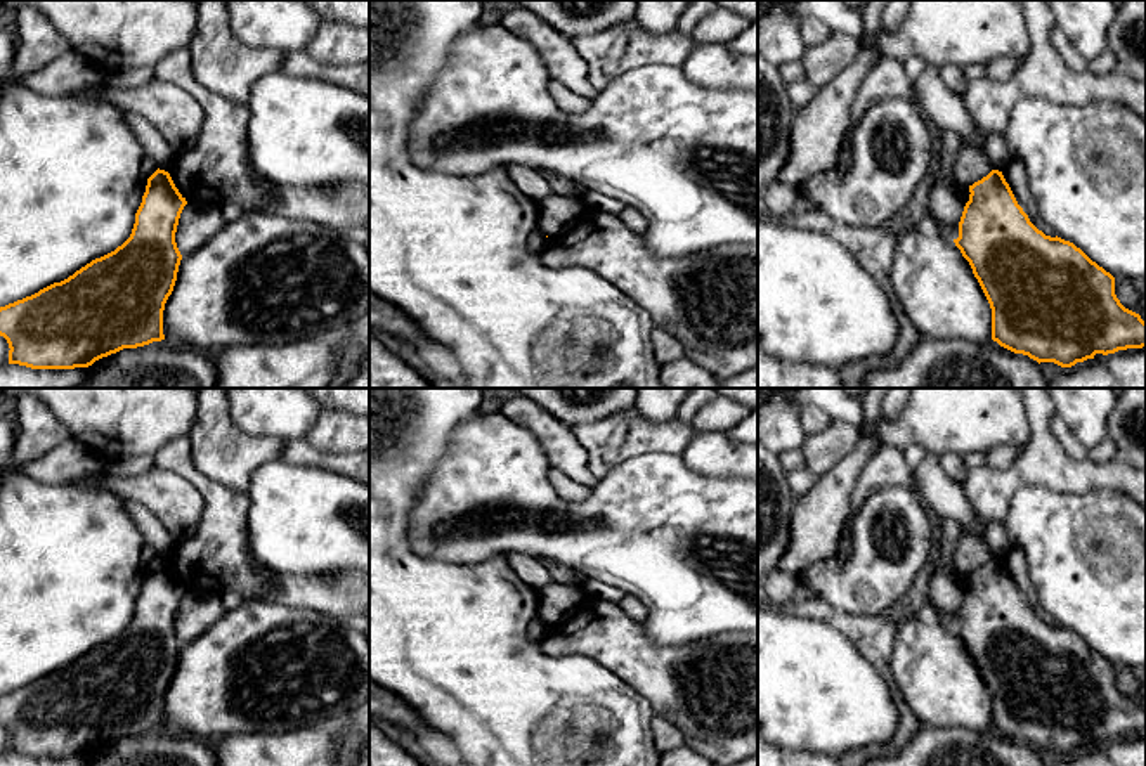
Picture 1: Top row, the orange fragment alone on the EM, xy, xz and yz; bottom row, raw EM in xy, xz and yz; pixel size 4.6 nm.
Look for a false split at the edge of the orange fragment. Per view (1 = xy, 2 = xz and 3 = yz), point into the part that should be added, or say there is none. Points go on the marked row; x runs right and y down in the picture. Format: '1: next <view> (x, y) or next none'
1: next none
2: next none
3: next none

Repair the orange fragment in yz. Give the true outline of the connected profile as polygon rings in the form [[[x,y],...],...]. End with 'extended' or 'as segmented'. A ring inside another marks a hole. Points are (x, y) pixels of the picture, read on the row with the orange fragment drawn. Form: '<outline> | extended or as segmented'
[[[992,170],[969,185],[969,201],[954,239],[969,262],[992,308],[992,340],[1040,362],[1071,367],[1094,359],[1146,347],[1146,322],[1115,295],[1115,277],[1080,248],[1039,230],[1018,204],[1002,172]]] | as segmented

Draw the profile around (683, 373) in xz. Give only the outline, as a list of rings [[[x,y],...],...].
[[[685,355],[661,364],[659,380],[664,388],[720,388],[720,380]]]

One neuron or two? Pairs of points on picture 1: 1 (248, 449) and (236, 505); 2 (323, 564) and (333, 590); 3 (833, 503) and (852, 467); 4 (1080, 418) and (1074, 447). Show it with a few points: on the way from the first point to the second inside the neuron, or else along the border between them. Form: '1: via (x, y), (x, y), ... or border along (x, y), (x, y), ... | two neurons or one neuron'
1: border along (203, 473), (229, 487), (245, 491) | two neurons
2: border along (351, 572), (337, 576), (286, 576) | two neurons
3: via (833, 494), (843, 475) | one neuron
4: border along (1054, 411), (1087, 451) | two neurons

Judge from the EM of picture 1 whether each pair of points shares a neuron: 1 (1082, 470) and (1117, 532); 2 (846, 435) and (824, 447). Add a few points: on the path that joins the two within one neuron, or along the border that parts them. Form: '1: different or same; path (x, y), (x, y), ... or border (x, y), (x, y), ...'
1: different; border (1053, 491), (1087, 493), (1120, 489), (1127, 494)
2: same; path (841, 437), (829, 446)

